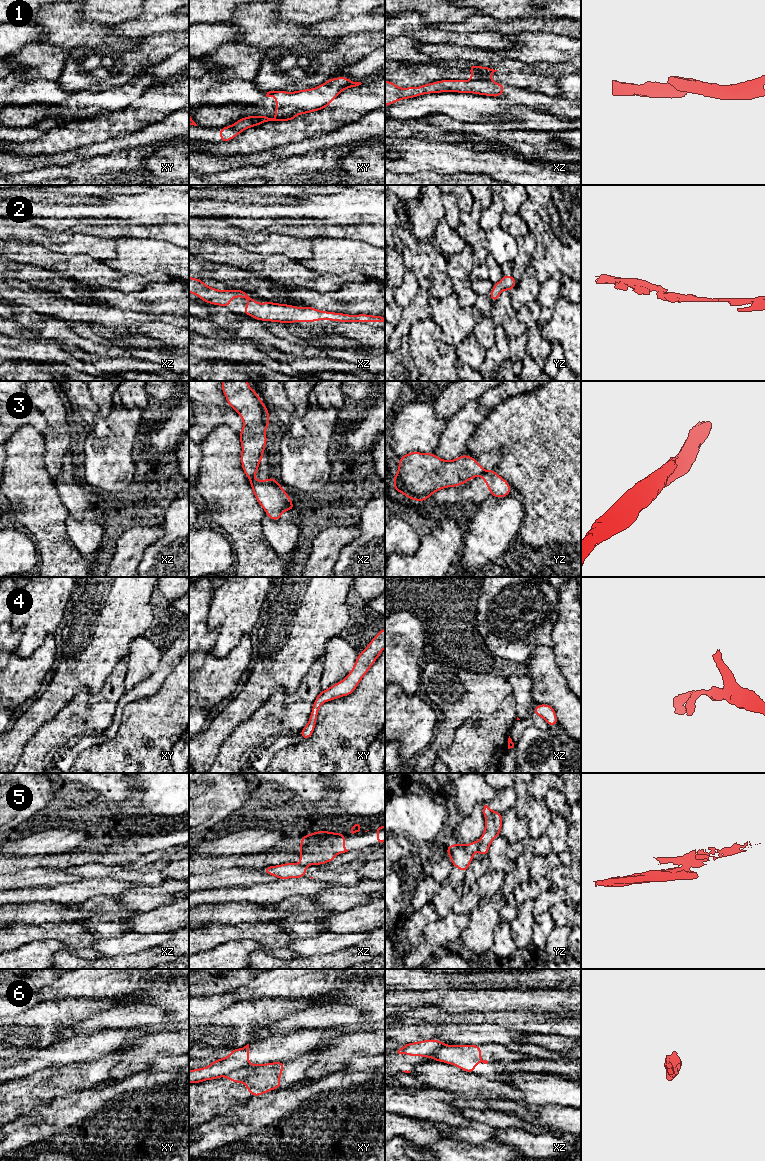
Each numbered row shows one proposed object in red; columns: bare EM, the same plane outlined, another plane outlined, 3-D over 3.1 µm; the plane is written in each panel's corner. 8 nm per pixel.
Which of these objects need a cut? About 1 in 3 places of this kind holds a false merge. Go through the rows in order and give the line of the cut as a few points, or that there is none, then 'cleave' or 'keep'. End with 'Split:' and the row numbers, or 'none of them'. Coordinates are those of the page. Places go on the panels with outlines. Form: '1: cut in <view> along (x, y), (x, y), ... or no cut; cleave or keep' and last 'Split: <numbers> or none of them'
1: cut in xy along (295, 115), (291, 117), (275, 117); cleave
2: no cut; keep
3: cut in xz along (253, 476), (250, 479); cleave
4: no cut; keep
5: cut in yz along (479, 841), (476, 849); cleave
6: cut in xy along (250, 1064), (233, 1071), (228, 1076); cleave
Split: 1, 3, 5, 6

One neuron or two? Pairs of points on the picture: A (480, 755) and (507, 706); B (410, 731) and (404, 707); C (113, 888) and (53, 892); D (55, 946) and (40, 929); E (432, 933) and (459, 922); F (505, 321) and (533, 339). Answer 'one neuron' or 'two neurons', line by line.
A: one neuron
B: one neuron
C: one neuron
D: two neurons
E: one neuron
F: two neurons

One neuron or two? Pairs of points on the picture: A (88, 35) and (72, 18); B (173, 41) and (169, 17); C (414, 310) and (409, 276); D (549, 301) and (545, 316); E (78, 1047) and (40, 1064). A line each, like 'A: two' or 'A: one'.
A: one
B: two
C: one
D: one
E: one

